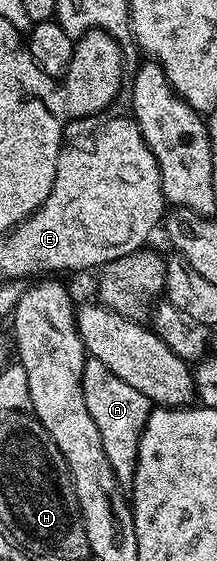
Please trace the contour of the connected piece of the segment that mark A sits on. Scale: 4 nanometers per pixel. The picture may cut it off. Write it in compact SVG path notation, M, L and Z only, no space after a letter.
M88 357L83 369L81 388L85 396L85 408L89 408L89 416L93 416L93 424L97 424L97 432L101 432L101 444L105 444L105 456L109 456L109 464L120 483L130 483L135 474L135 461L139 451L141 432L145 428L153 404L144 394L137 392L121 376L113 376L105 364Z

